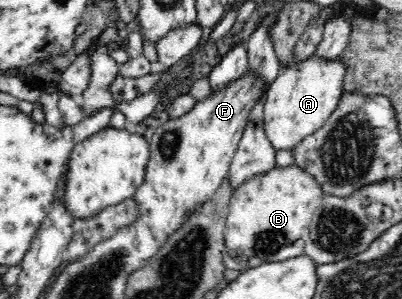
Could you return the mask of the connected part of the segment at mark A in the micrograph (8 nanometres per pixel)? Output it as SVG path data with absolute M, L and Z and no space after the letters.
M314 53L310 57L295 62L292 66L279 72L278 77L269 85L263 101L264 129L266 137L271 141L274 149L291 150L304 137L320 129L331 113L338 107L340 97L344 91L344 75L346 64L342 55L337 58L322 58Z

